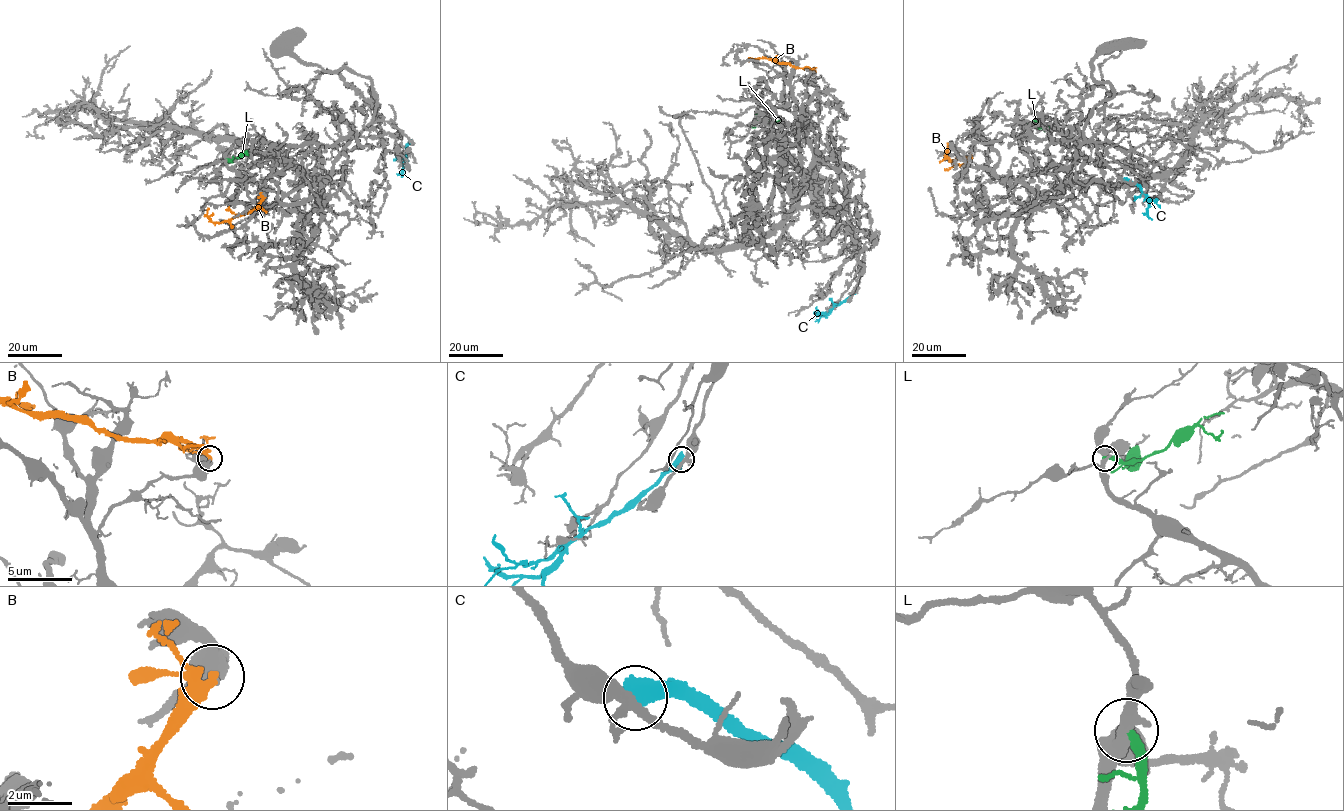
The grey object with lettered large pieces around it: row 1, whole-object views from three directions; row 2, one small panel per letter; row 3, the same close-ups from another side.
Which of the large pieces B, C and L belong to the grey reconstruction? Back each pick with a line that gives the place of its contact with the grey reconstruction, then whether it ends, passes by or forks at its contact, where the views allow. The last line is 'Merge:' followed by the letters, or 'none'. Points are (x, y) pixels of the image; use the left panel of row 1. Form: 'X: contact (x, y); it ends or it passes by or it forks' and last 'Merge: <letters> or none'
Merge: none

